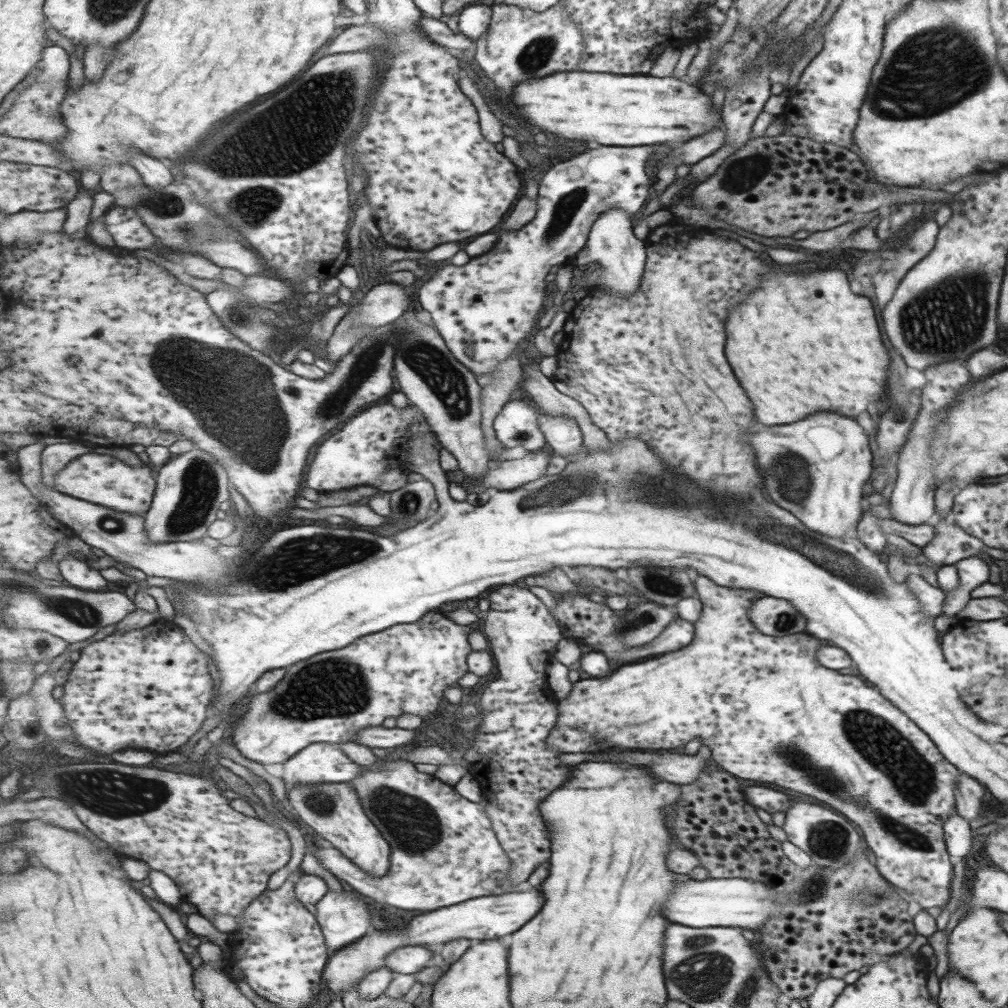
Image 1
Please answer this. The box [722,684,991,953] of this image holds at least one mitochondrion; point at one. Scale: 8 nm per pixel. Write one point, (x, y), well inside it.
(915, 778)

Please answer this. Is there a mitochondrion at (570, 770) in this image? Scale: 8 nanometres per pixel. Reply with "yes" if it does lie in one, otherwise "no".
no

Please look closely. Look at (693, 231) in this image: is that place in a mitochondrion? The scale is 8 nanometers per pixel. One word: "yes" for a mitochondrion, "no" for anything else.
no

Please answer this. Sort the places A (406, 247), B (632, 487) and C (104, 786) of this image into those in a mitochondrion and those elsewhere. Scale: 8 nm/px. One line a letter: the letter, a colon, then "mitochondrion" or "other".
A: other
B: mitochondrion
C: mitochondrion

